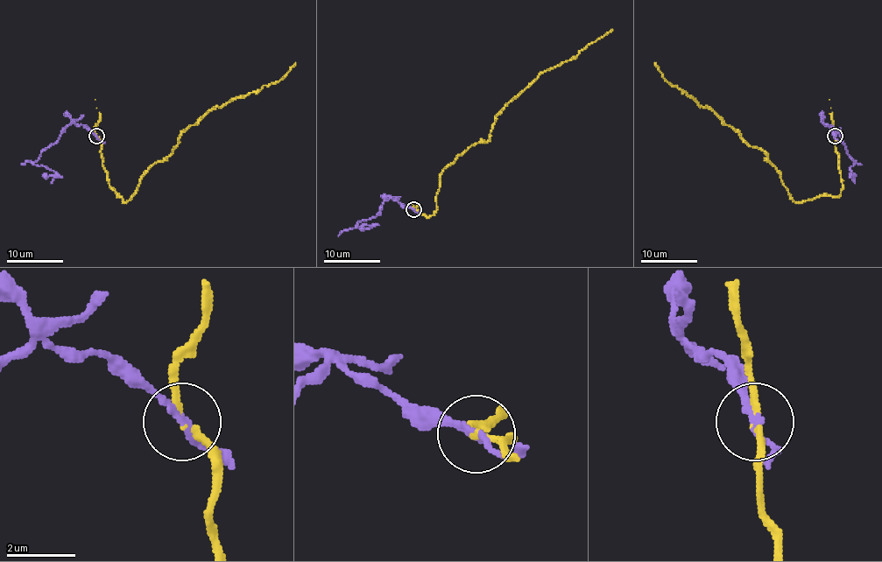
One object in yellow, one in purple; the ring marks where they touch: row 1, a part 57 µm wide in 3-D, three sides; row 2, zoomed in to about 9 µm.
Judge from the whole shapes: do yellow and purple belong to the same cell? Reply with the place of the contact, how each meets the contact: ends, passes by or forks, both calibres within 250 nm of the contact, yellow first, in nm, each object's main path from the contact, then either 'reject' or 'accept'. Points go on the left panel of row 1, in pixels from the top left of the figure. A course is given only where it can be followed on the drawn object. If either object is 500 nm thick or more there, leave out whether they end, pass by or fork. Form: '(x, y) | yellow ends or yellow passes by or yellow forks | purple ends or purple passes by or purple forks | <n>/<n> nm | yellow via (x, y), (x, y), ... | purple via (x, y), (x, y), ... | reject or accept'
(96, 136) | yellow passes by | purple passes by | 180/190 nm | yellow via (96, 136), (108, 183), (126, 201), (142, 176), (167, 156), (192, 125), (210, 110), (278, 80), (295, 62) | purple via (96, 136), (82, 125), (69, 123), (34, 163), (55, 173), (51, 176), (42, 174) | reject

